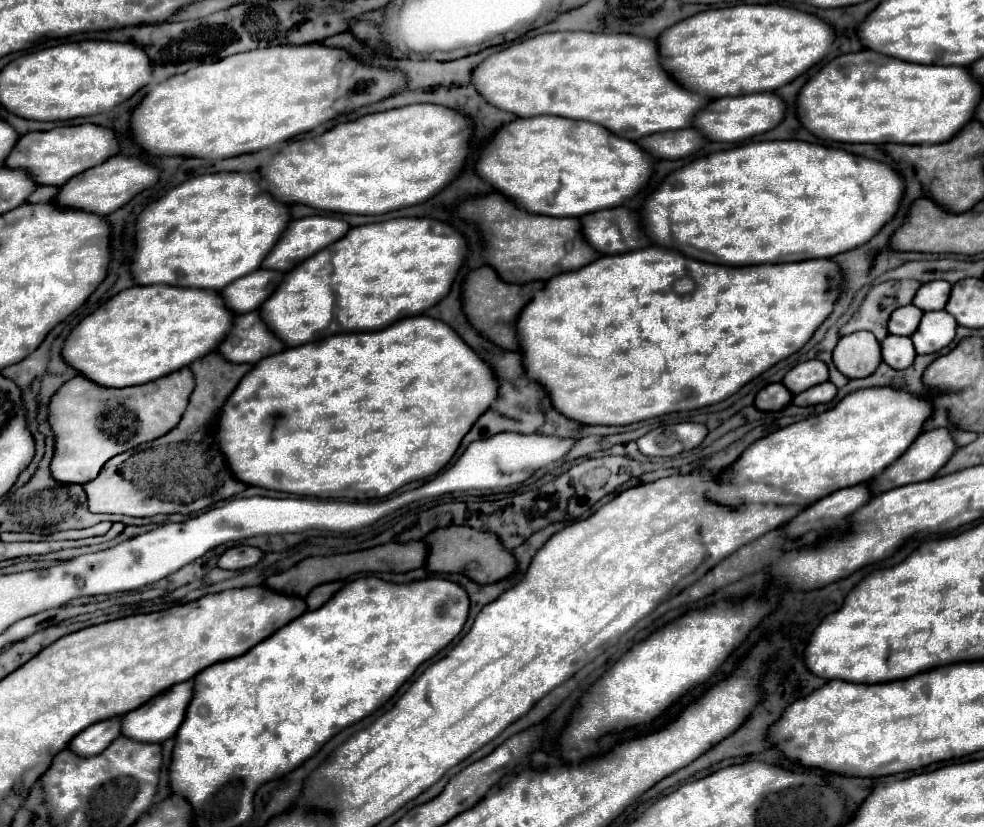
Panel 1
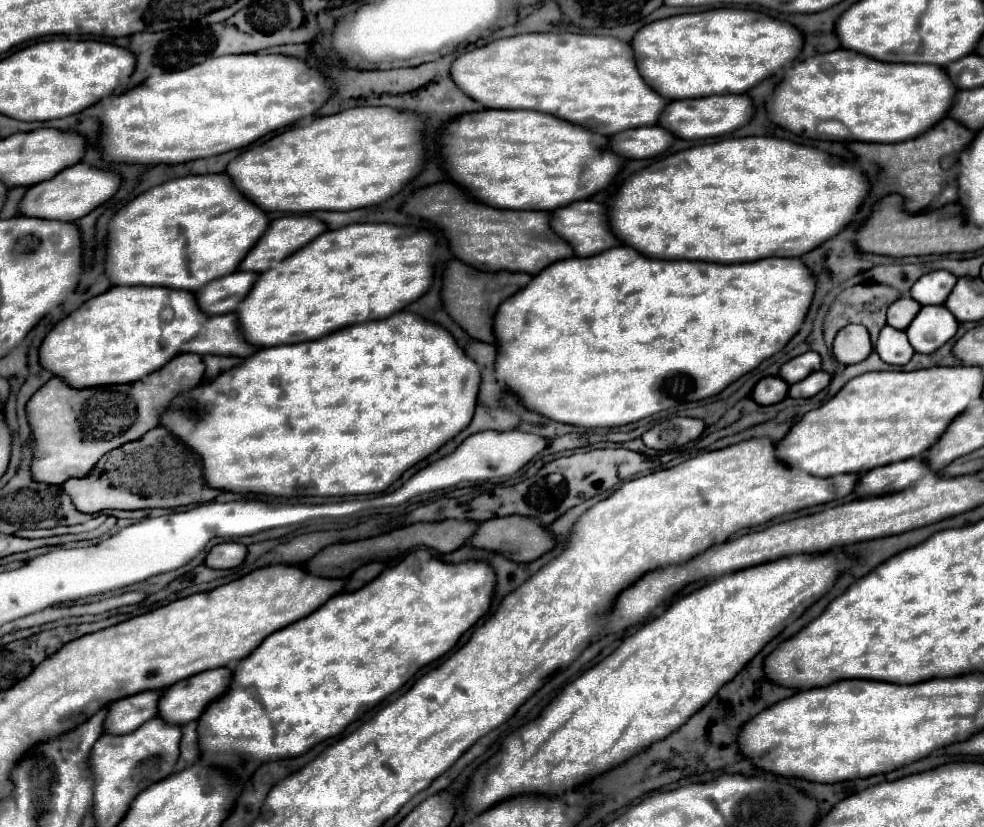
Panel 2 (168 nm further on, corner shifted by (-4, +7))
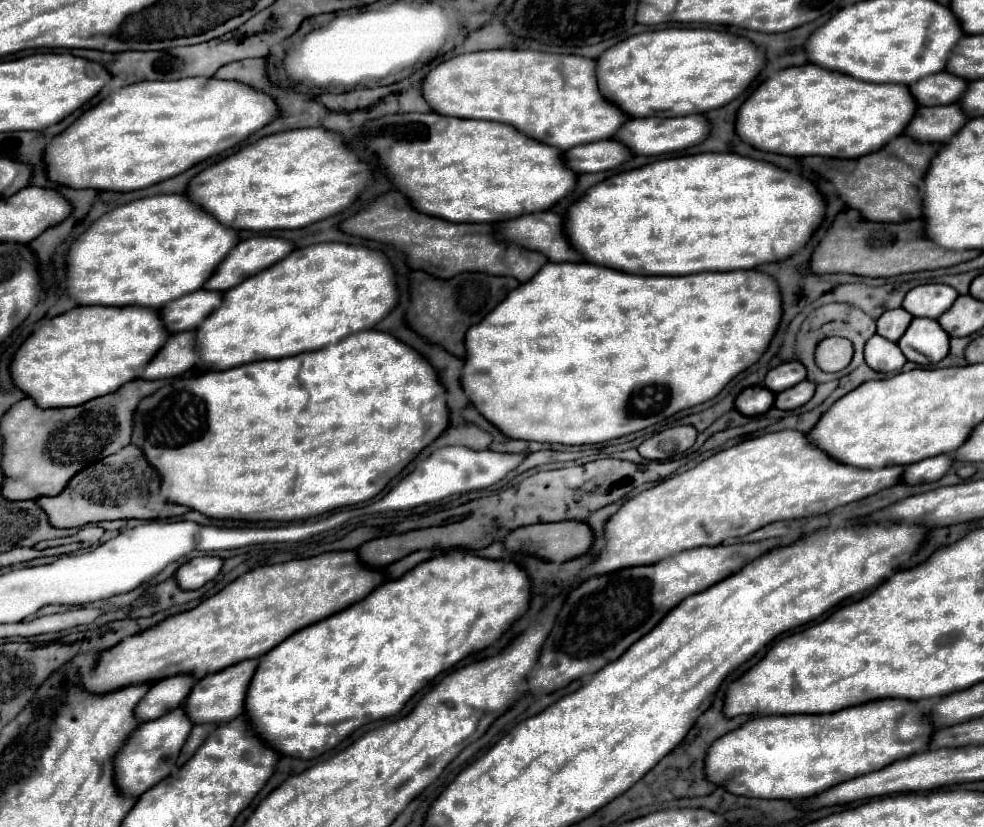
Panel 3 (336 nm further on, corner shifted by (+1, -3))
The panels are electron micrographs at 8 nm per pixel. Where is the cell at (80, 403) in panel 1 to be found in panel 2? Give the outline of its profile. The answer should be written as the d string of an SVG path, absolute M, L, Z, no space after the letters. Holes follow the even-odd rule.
M182 353L162 369L146 375L132 385L104 385L74 389L62 377L52 377L28 401L28 419L34 431L34 463L36 481L62 485L72 477L86 477L108 451L140 439L144 433L160 425L164 409L172 397L194 389L202 381L204 363L200 355Z

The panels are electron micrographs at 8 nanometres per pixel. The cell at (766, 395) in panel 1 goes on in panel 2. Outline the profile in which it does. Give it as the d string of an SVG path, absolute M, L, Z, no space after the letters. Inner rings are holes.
M764 377L752 389L752 399L758 405L780 403L786 395L788 395L788 383L780 381L780 377Z

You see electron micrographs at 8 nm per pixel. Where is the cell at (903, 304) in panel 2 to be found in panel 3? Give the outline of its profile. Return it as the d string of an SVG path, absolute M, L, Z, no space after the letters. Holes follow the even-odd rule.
M891 309L885 311L879 319L877 319L877 335L889 339L889 341L899 341L901 335L907 331L909 323L911 323L911 313L903 311L903 309Z

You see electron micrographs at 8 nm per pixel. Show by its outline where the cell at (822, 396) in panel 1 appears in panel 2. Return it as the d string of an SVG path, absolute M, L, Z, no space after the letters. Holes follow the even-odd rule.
M816 371L810 377L806 377L804 381L798 381L796 385L792 385L788 389L788 397L794 397L794 399L798 399L798 397L804 397L804 399L806 397L814 397L816 393L820 393L822 389L826 389L830 385L830 381L832 381L830 373Z

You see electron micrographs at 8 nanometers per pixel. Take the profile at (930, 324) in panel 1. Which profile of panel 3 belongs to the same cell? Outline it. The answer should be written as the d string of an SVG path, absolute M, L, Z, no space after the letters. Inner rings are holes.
M913 319L911 327L905 331L905 335L897 341L897 345L901 347L903 355L919 365L931 365L931 363L939 363L947 351L949 351L949 335L939 327L937 321L933 319Z

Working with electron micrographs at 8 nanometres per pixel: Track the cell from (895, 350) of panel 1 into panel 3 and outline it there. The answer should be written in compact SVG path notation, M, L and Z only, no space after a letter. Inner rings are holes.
M873 335L867 343L865 343L865 363L873 369L873 371L881 371L881 373L891 373L891 371L899 371L905 365L905 355L901 353L899 345L893 341L887 341L879 335Z

